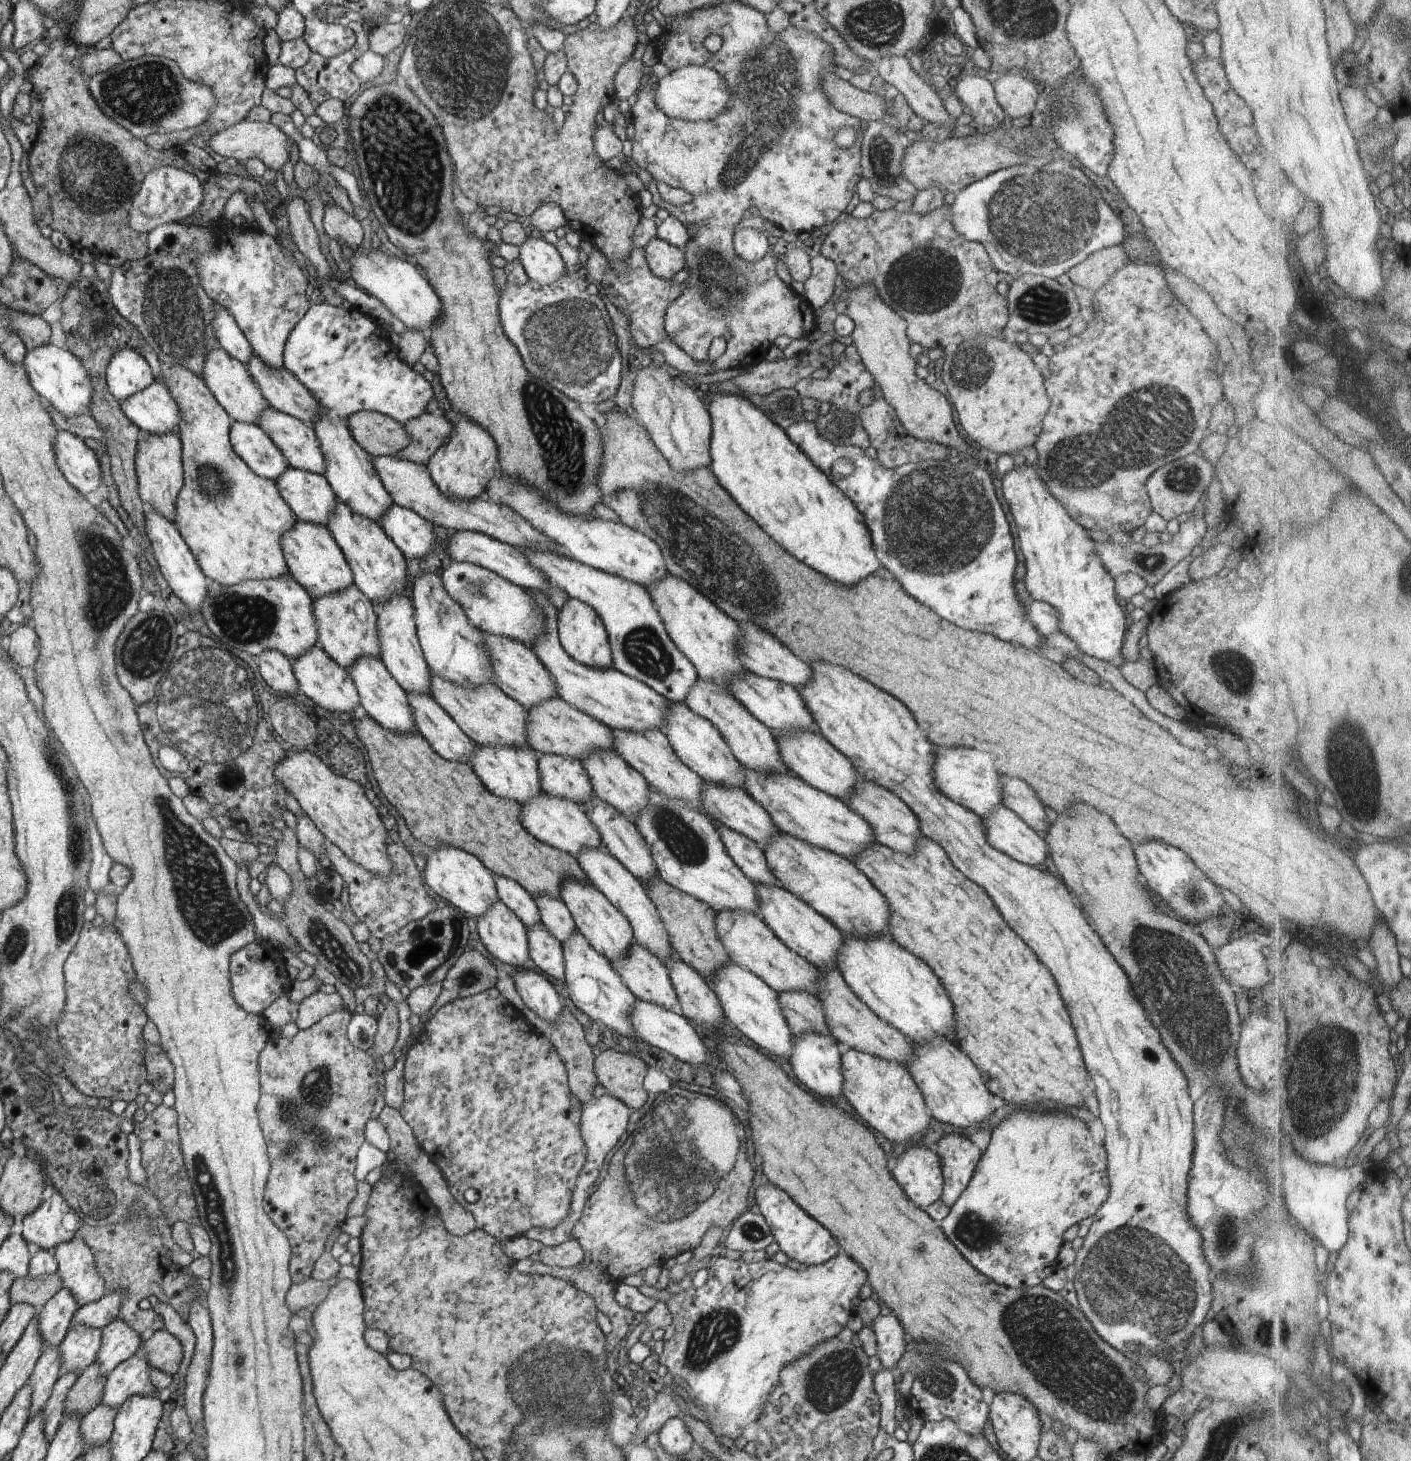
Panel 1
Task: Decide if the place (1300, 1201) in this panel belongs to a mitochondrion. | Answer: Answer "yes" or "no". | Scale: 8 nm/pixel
no

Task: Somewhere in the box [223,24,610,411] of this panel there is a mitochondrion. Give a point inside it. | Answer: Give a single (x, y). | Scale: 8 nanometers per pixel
(402, 153)

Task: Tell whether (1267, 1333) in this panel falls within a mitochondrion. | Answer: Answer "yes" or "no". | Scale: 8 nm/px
yes

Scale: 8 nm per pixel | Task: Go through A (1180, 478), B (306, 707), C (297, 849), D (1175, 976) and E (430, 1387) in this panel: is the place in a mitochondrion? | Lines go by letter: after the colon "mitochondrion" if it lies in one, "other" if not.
A: mitochondrion
B: other
C: other
D: mitochondrion
E: other

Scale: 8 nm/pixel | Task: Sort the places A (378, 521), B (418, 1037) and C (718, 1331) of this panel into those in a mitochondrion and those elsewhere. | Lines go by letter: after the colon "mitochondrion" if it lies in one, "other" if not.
A: other
B: other
C: mitochondrion

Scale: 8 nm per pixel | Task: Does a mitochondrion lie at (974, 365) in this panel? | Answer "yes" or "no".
yes

